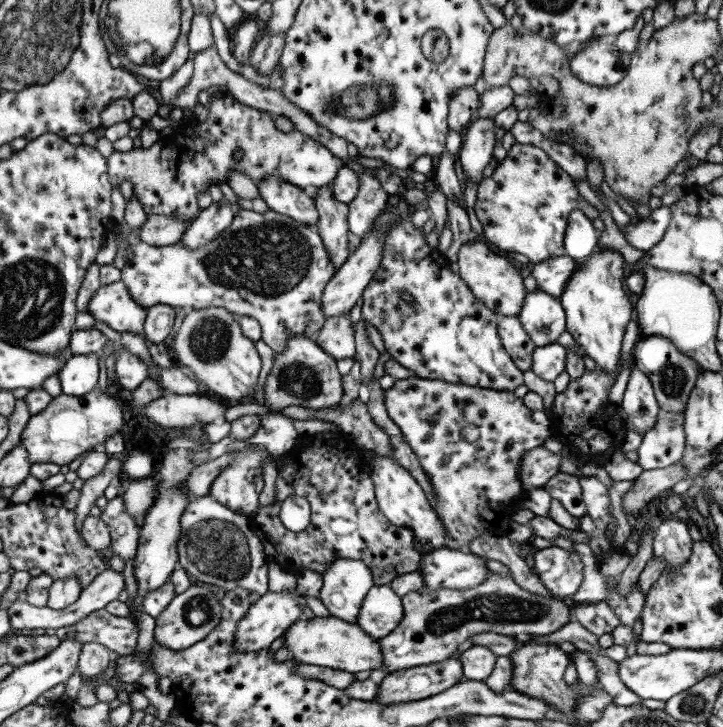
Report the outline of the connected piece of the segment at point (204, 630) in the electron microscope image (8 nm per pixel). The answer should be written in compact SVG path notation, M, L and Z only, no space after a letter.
M199 583L175 595L171 603L154 618L152 630L154 640L172 651L183 650L193 643L202 641L207 633L217 626L223 612L221 602L215 599L217 590L212 584Z

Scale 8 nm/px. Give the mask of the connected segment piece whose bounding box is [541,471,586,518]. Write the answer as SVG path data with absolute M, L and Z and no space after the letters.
M560 471L541 487L549 493L551 498L559 501L559 504L575 518L586 514L586 508L582 501L582 490L579 481L569 474Z

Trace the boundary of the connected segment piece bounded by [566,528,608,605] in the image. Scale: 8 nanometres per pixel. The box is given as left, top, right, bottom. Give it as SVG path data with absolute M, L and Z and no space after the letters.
M578 528L576 529L580 532L580 535L583 533L587 538L586 542L573 542L572 546L575 549L576 553L580 556L581 564L583 565L582 573L583 578L577 587L577 590L568 598L566 601L570 605L576 604L595 604L600 601L605 601L606 596L608 595L607 585L604 583L604 580L601 575L599 575L598 567L596 565L596 558L591 553L591 549L587 546L588 536L584 532L580 531Z

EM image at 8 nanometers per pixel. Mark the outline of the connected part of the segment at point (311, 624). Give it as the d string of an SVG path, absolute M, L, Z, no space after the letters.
M331 615L303 618L294 620L281 635L285 648L291 652L291 658L301 664L323 666L349 673L367 669L382 671L382 654L377 639L367 636L355 623L348 623Z

